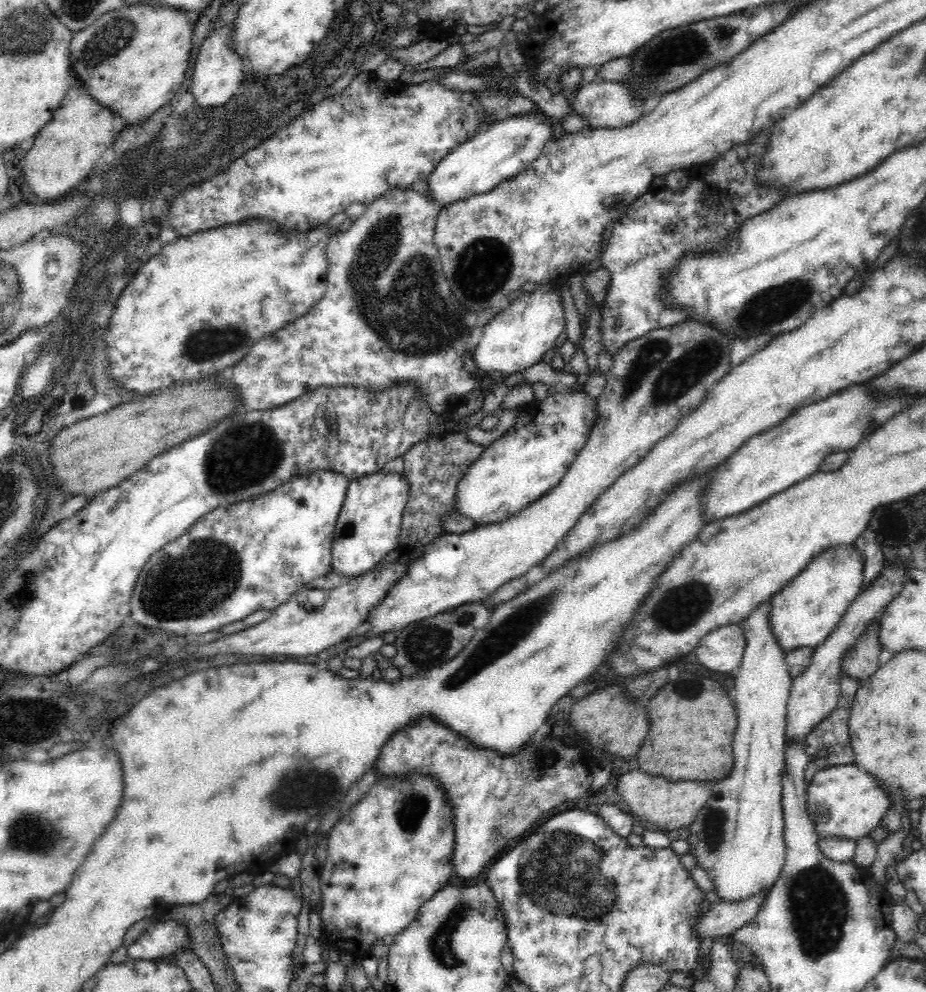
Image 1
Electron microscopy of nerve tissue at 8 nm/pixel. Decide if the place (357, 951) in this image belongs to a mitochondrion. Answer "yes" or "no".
no

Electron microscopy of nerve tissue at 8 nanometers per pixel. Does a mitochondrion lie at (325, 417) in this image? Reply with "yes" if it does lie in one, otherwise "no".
no

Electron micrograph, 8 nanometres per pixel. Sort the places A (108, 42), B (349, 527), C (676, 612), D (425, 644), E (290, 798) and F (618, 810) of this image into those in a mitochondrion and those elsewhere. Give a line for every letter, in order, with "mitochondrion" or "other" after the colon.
A: mitochondrion
B: mitochondrion
C: mitochondrion
D: mitochondrion
E: mitochondrion
F: other

